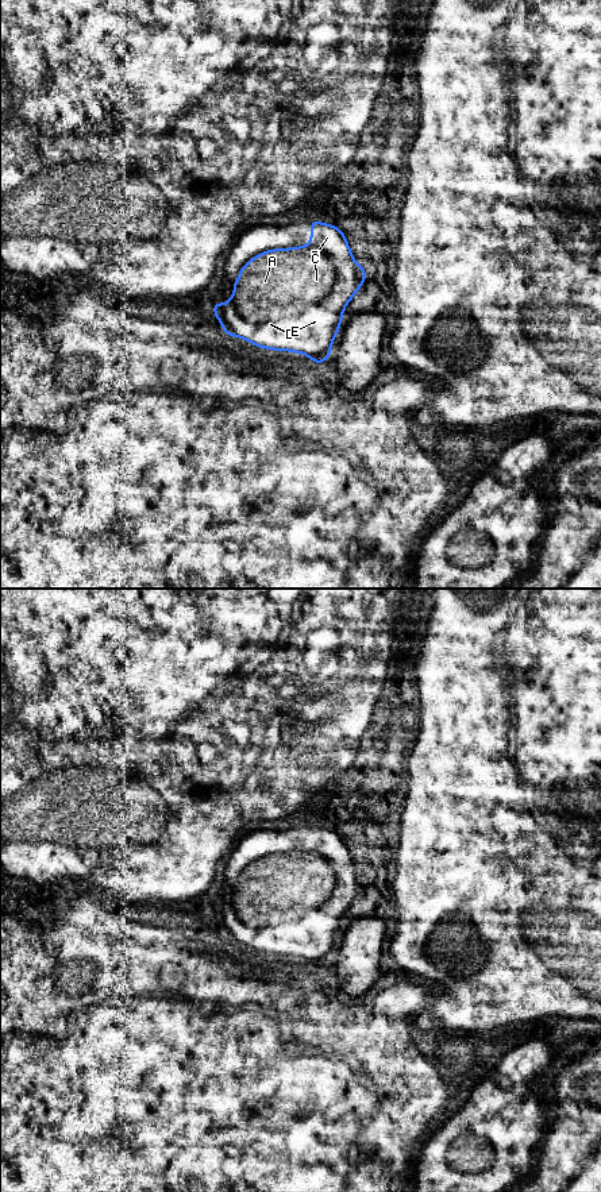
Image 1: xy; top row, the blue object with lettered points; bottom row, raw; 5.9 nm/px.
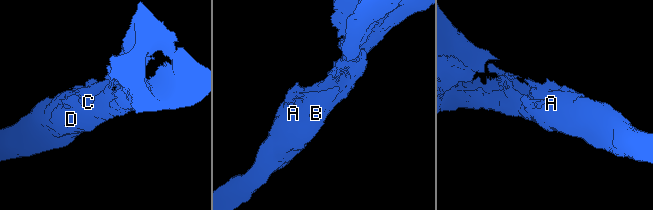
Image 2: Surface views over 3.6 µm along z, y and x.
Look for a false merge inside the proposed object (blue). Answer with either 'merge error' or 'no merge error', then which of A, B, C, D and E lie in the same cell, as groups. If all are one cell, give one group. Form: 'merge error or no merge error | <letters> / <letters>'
no merge error | A B C D E

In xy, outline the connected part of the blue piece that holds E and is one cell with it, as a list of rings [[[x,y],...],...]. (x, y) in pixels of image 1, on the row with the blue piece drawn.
[[[311,221],[308,246],[273,248],[251,258],[239,271],[232,298],[226,304],[215,302],[213,313],[228,336],[242,337],[259,348],[304,354],[315,363],[324,363],[331,355],[344,308],[363,285],[365,278],[366,270],[355,262],[344,234],[335,225]]]

